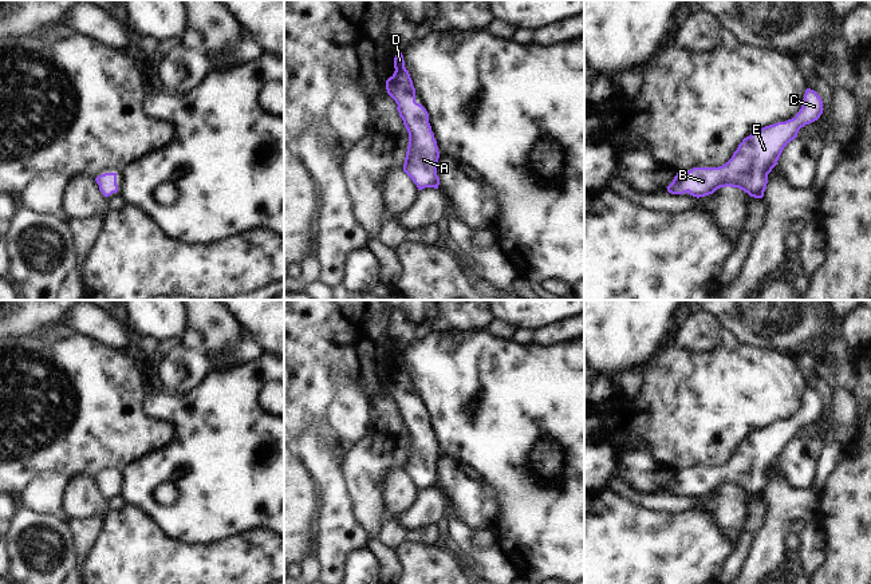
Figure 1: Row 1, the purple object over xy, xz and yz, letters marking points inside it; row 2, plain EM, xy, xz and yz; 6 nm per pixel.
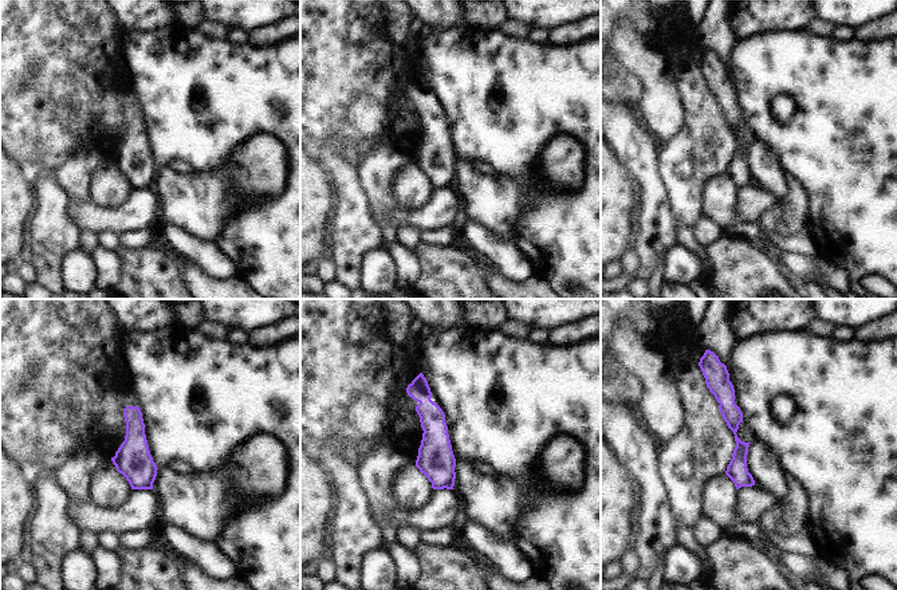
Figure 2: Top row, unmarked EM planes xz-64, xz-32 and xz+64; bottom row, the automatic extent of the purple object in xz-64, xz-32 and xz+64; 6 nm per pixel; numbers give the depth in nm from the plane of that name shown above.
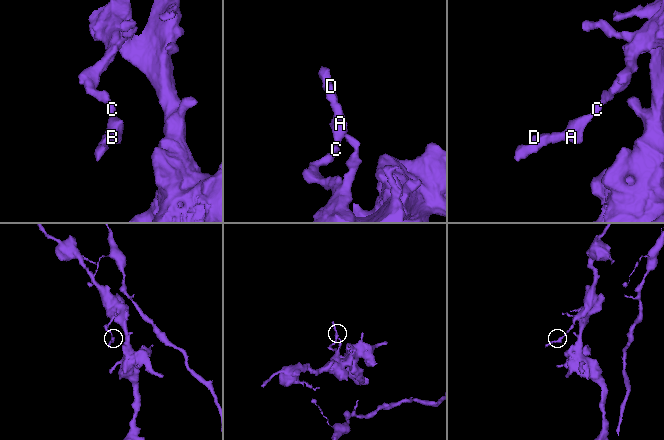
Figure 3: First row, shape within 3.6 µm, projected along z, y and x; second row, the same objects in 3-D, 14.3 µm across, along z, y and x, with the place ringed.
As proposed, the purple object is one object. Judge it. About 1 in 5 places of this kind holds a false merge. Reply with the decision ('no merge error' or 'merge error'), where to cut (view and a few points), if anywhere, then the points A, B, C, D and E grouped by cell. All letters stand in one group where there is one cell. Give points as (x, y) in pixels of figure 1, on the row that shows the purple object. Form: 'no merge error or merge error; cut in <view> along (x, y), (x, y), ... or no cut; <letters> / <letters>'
no merge error; no cut; A B C D E

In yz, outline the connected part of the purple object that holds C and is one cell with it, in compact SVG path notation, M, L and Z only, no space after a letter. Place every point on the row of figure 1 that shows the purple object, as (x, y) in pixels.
M807 88L803 106L795 118L765 126L744 138L722 166L693 167L685 175L677 173L667 192L689 193L699 198L730 186L744 190L750 197L762 198L768 174L777 165L784 147L797 137L801 127L817 121L823 110L821 98L816 91Z

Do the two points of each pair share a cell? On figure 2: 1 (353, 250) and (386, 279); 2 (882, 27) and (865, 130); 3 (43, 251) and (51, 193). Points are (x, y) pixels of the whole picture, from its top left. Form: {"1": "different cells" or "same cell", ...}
{"1": "different cells", "2": "different cells", "3": "same cell"}

